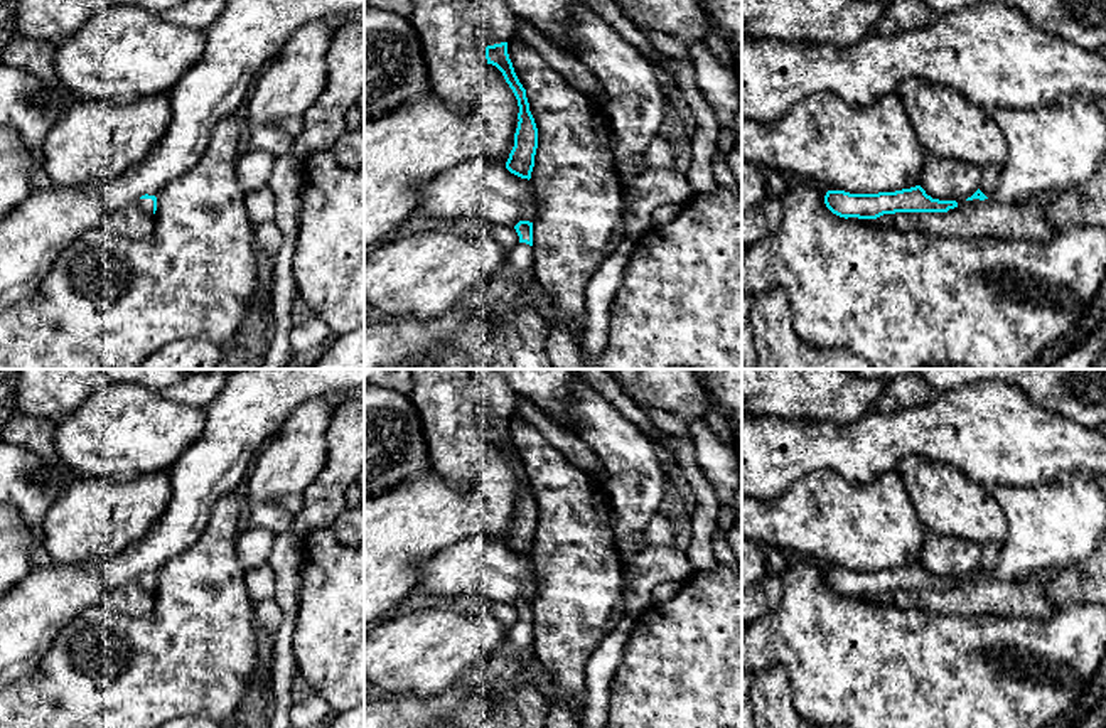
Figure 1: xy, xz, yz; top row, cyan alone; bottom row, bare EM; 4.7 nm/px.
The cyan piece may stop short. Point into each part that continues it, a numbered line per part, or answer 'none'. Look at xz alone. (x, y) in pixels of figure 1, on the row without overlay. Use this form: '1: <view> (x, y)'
1: xz (498, 400)
2: xz (506, 666)

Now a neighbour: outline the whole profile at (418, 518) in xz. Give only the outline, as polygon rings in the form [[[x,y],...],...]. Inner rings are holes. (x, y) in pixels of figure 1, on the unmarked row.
[[[487,442],[474,480],[459,489],[433,468],[364,497],[364,625],[401,603],[416,585],[425,558],[474,536],[504,543],[514,524],[518,477],[502,450]]]

